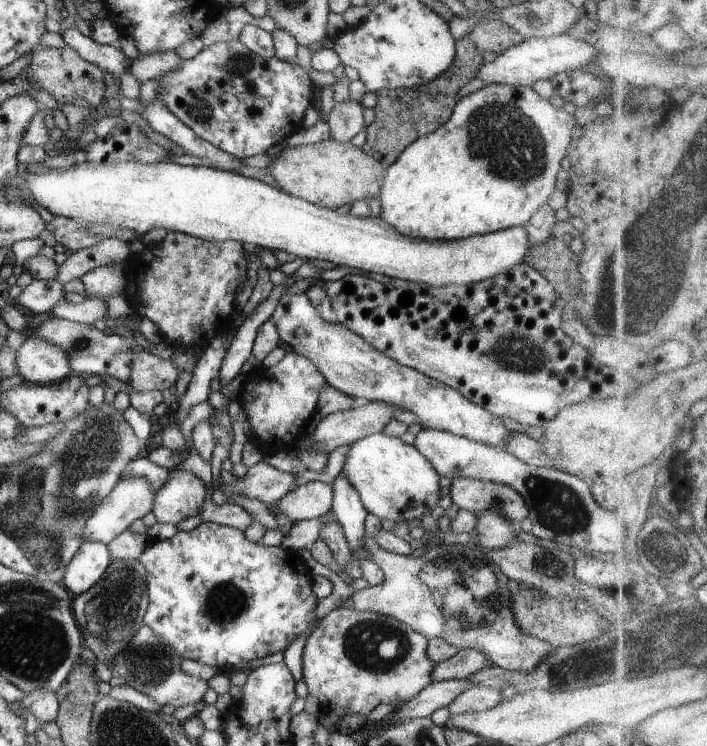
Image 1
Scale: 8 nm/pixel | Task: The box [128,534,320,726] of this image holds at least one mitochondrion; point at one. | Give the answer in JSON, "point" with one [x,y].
{"point":[226,602]}

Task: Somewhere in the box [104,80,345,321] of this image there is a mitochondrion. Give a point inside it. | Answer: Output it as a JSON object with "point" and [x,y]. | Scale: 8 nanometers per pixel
{"point":[200,109]}

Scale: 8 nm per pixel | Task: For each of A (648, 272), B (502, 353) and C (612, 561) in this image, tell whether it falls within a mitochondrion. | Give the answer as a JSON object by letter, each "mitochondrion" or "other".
{"A":"mitochondrion","B":"other","C":"other"}

